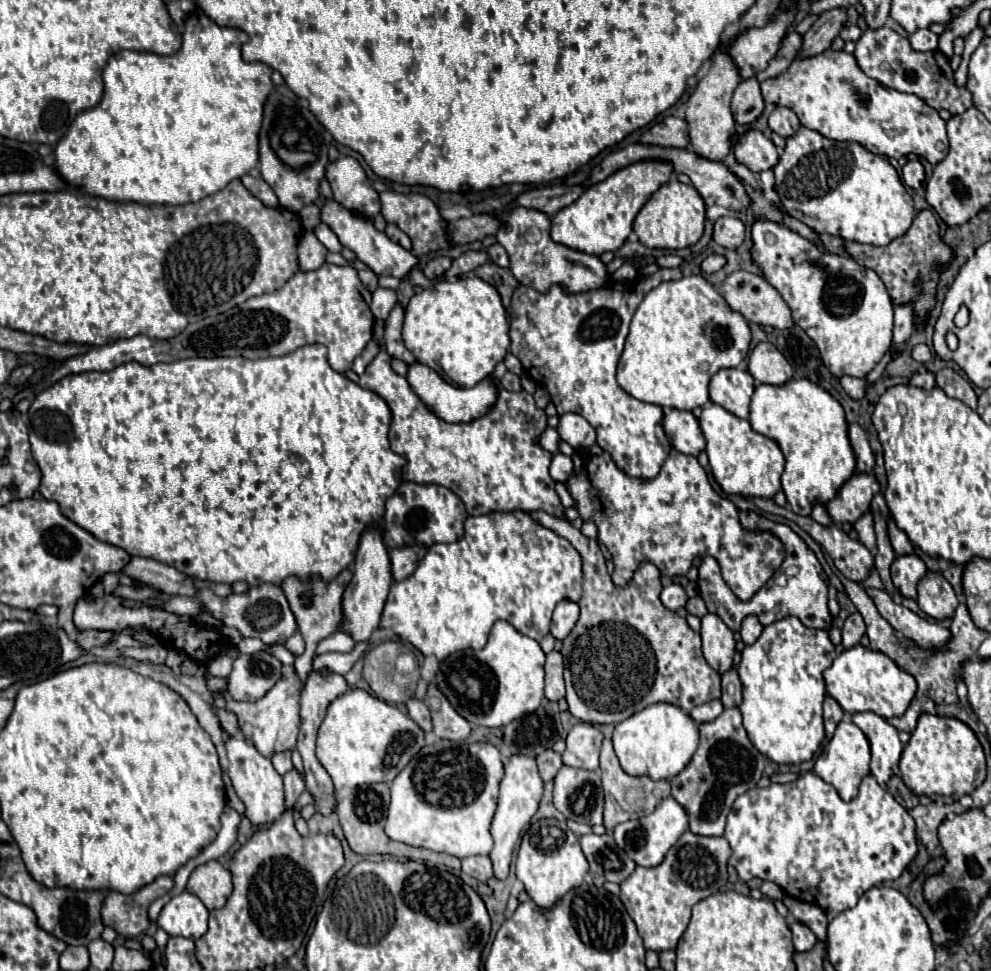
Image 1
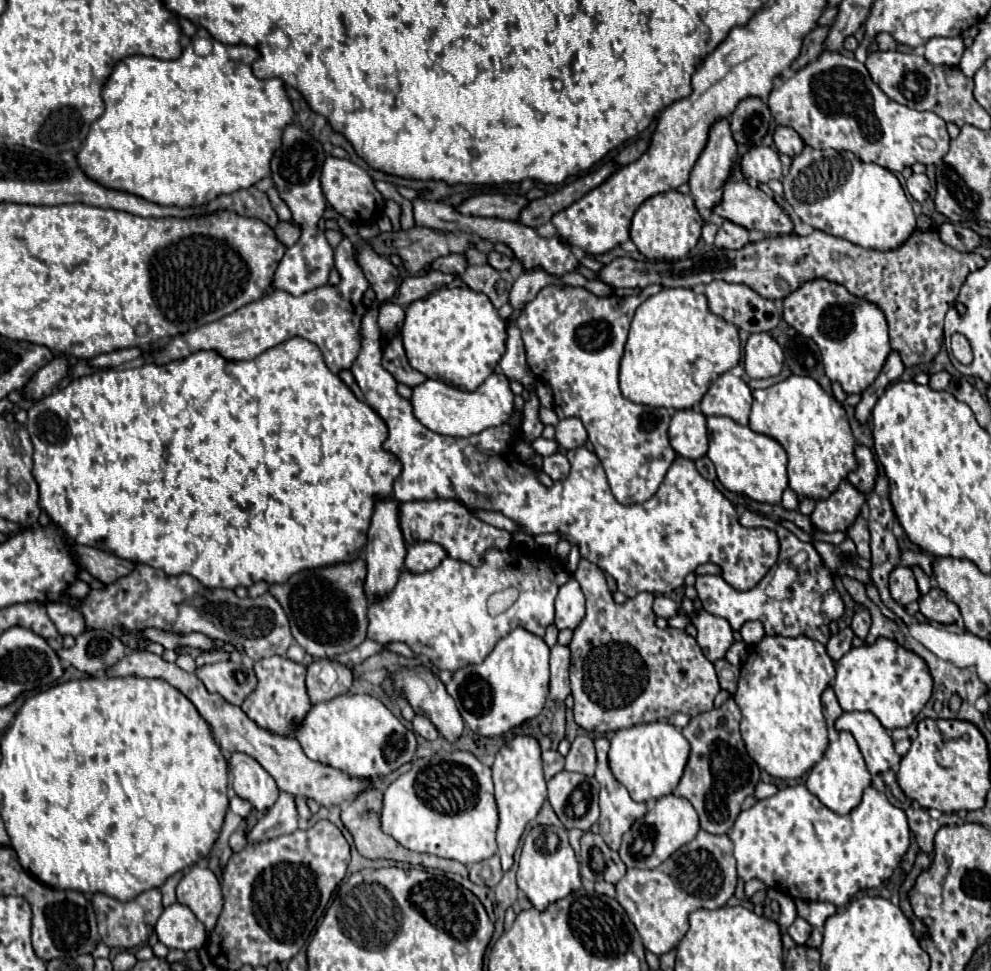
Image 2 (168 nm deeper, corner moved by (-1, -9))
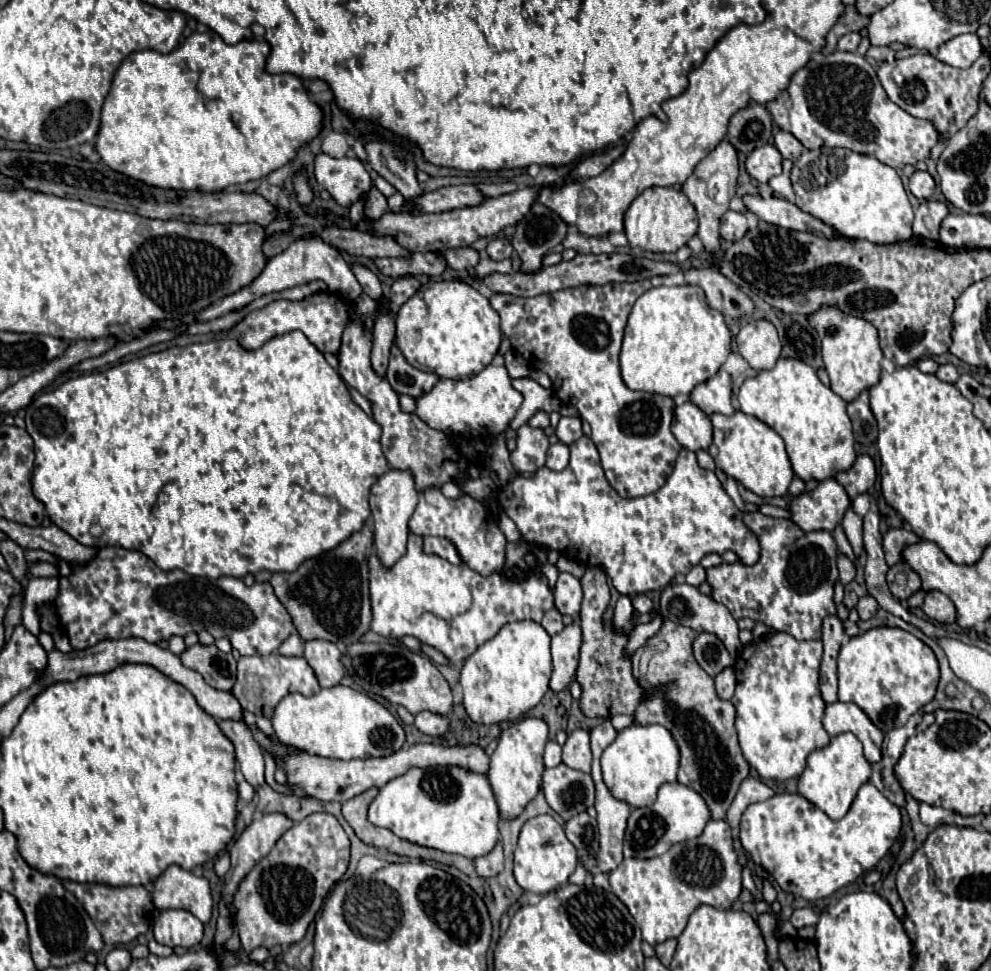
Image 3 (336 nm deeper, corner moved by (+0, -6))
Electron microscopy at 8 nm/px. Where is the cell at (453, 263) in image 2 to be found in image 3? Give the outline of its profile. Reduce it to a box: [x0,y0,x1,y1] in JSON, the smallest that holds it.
[443,248,479,272]

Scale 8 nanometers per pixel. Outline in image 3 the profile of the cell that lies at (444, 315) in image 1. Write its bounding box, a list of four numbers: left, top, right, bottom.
[395,282,501,380]

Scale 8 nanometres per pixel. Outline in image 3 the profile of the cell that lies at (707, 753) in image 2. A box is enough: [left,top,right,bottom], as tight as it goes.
[633,620,751,820]

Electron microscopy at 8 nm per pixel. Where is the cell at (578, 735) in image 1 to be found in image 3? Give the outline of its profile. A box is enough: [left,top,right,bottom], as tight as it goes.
[563,730,591,772]

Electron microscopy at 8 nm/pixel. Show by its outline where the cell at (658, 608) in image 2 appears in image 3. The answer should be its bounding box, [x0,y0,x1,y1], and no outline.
[631,594,653,614]

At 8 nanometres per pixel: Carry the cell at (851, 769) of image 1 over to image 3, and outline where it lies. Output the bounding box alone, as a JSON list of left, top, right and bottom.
[799,732,871,820]

